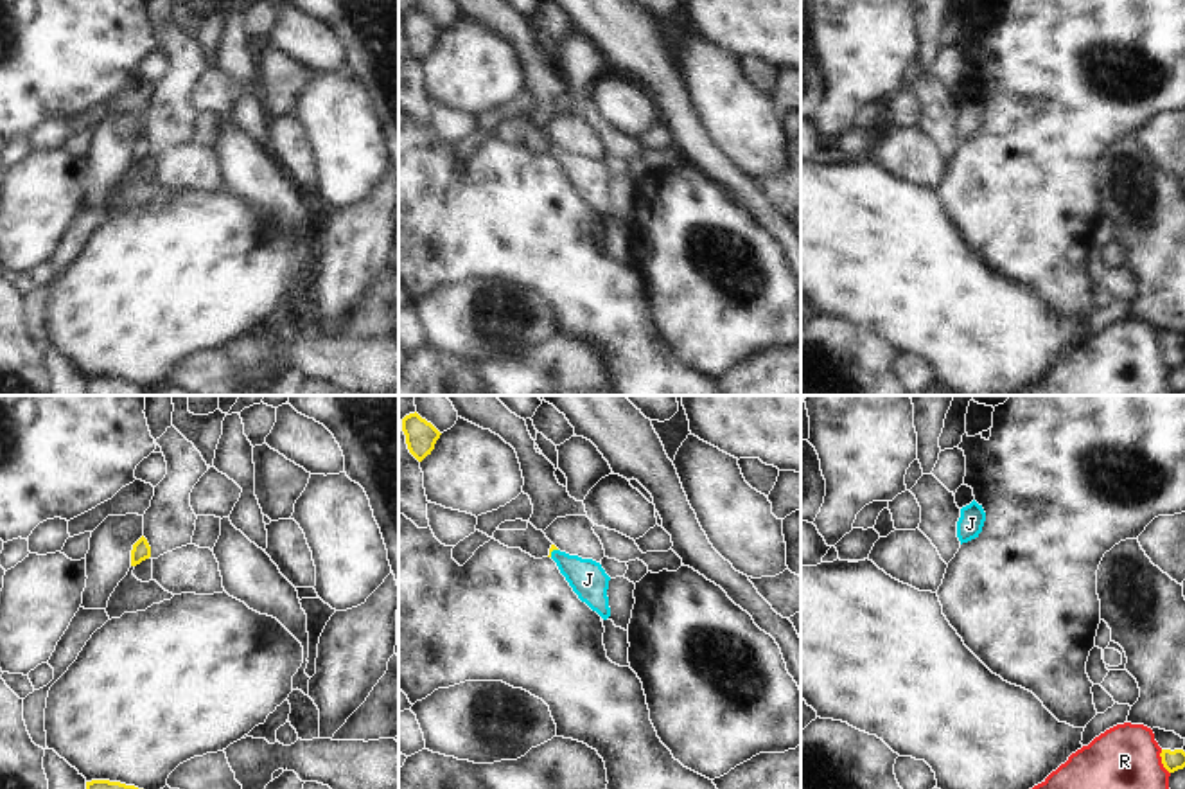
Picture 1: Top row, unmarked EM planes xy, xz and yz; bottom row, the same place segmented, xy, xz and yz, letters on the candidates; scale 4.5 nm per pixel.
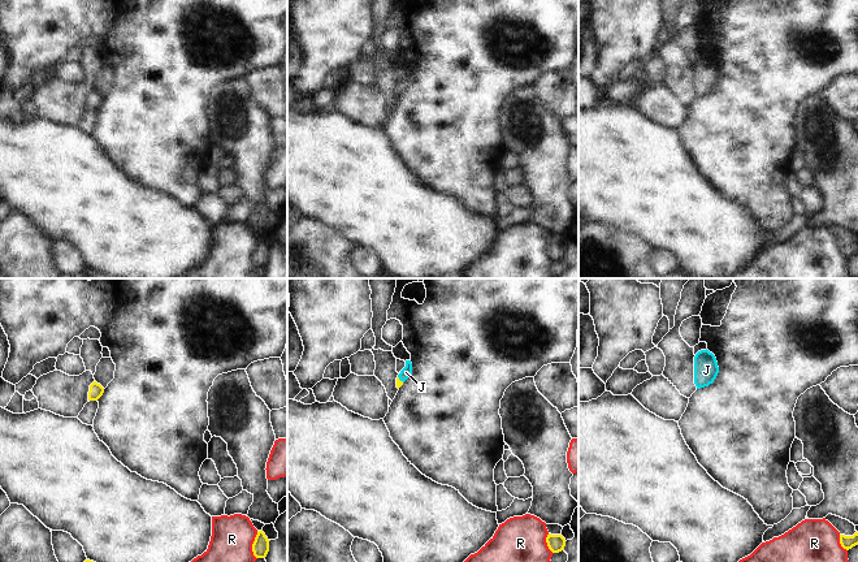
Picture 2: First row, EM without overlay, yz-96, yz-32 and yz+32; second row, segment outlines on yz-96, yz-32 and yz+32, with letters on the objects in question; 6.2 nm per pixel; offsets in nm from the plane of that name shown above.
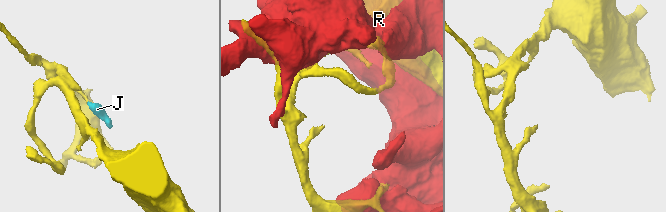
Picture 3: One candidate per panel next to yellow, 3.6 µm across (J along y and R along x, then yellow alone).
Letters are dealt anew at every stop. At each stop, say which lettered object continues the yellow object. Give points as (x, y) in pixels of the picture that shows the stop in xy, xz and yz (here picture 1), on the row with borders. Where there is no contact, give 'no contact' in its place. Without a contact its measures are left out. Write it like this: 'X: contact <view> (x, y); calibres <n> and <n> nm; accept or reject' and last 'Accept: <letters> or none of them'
J: contact xz (552, 550); calibres 20 and 160 nm; accept
R: contact yz (1162, 762); calibres 90 and 280 nm; reject
Accept: J

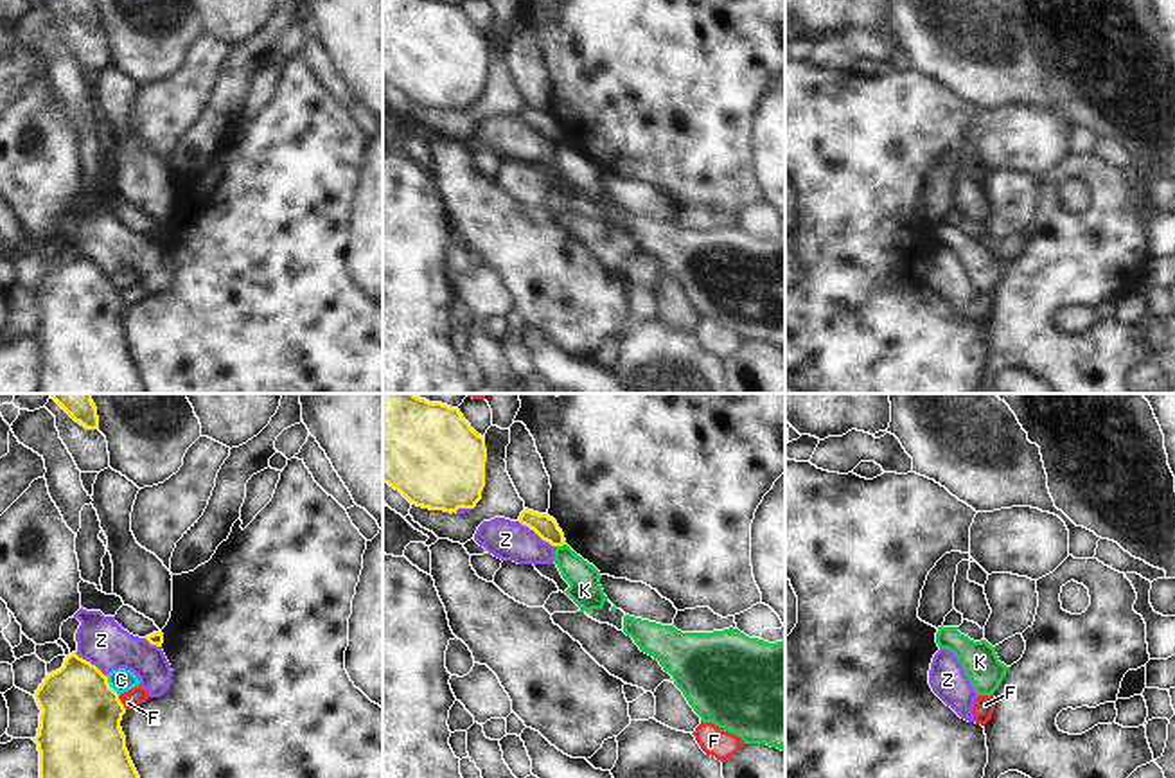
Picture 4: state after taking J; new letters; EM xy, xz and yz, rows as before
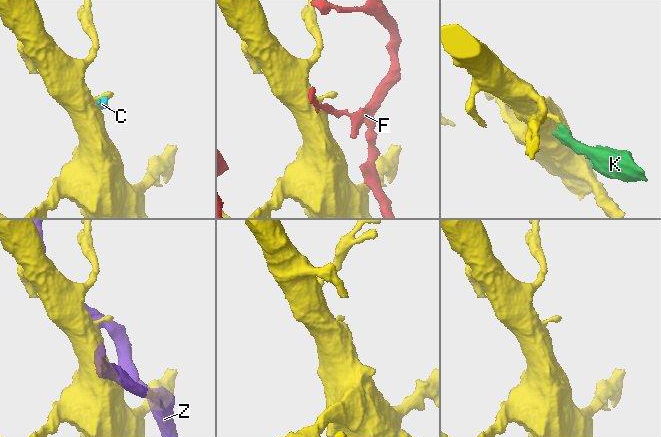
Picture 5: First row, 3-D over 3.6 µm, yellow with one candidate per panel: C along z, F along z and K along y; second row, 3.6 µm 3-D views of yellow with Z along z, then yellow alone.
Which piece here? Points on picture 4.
C: contact xy (108, 685); calibres 380 and 100 nm; reject
F: contact xy (121, 703); calibres 380 and 80 nm; reject
K: contact xz (559, 545); calibres 100 and 150 nm; reject
Z: contact xz (536, 532); calibres 100 and 180 nm; reject
Accept: none of them

